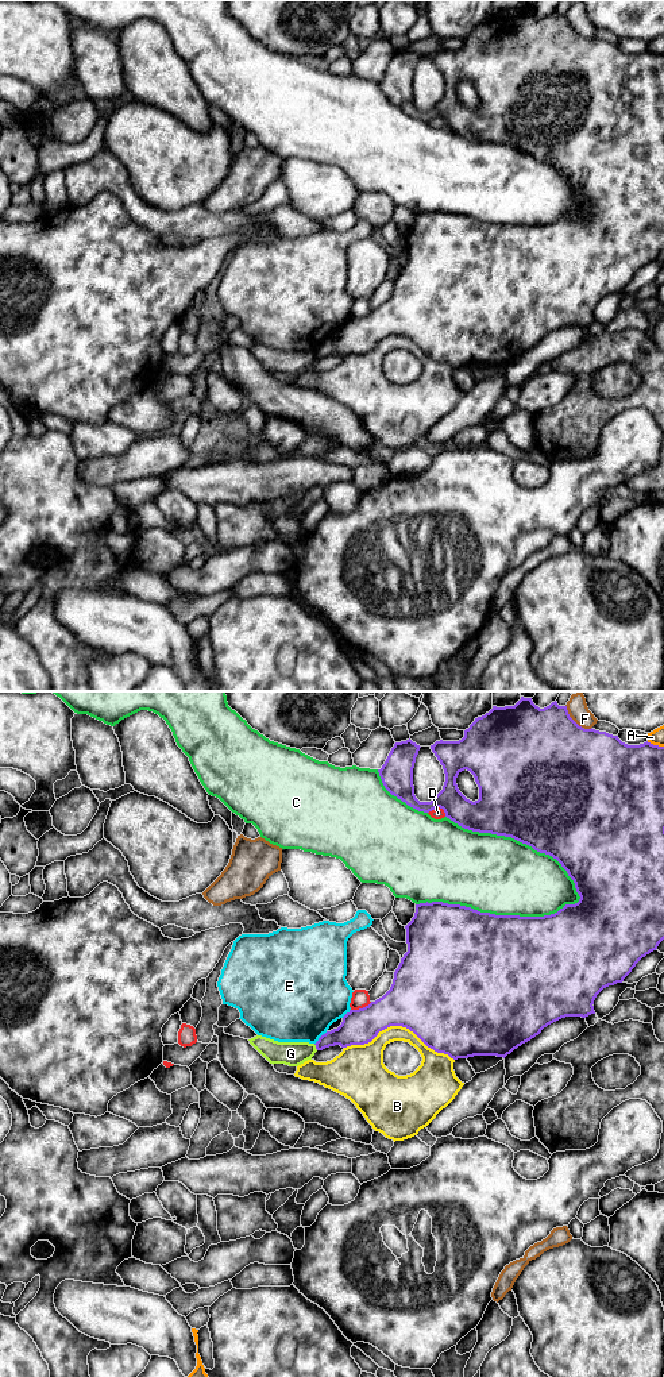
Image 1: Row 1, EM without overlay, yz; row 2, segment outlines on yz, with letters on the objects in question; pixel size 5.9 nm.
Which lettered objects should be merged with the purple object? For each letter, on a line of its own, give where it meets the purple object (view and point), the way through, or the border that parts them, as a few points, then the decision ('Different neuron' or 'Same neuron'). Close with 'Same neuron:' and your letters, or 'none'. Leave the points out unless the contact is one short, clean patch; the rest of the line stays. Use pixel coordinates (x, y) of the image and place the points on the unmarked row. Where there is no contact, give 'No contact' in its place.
A: Touches purple at yz (655, 54). Different neuron
B: Touches purple at yz (400, 334). Different neuron
C: Touches purple at yz (498, 224). Different neuron
D: Touches purple at yz (439, 115). Different neuron
E: Touches purple at yz (320, 346). Different neuron
F: Touches purple at yz (574, 30). Different neuron
G: Touches purple at yz (316, 355). Boundary: yz (313, 353), (317, 358). Different neuron
Same neuron: none

